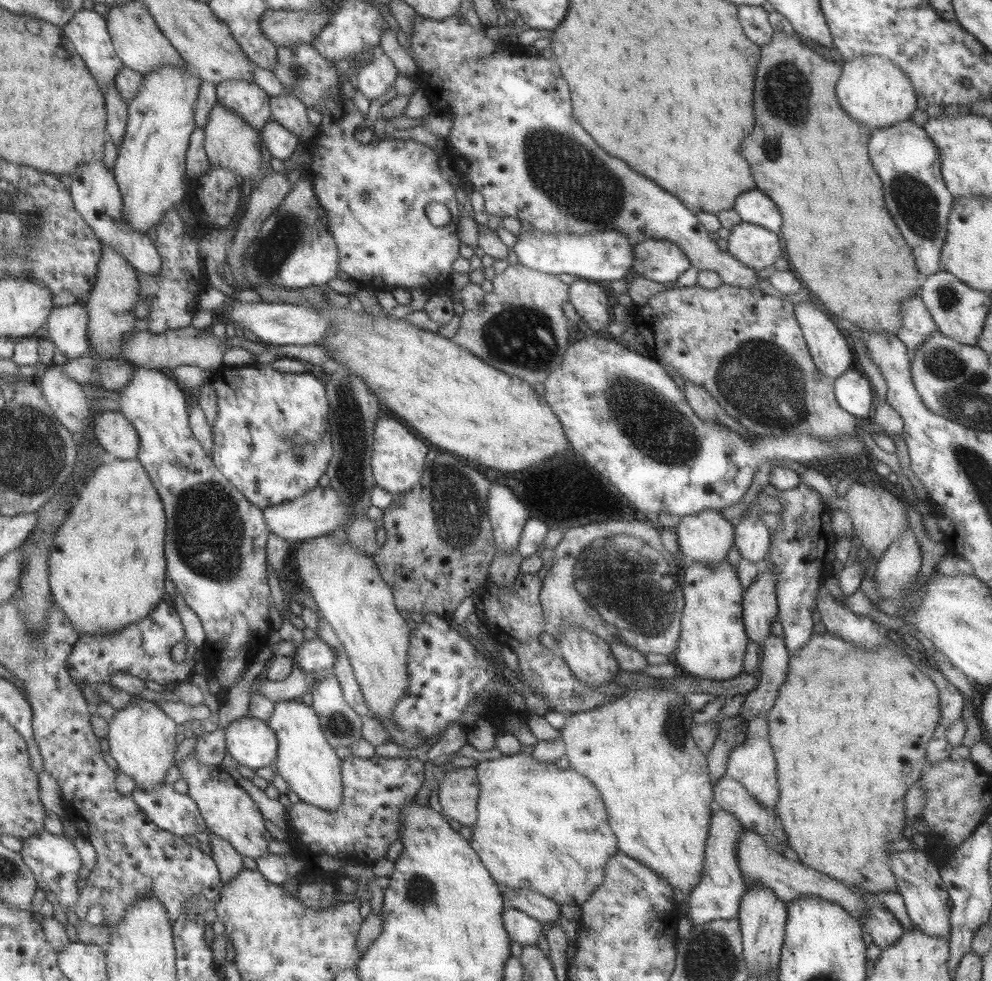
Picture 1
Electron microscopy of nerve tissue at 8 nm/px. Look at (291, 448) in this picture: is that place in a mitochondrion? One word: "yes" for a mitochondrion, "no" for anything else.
yes

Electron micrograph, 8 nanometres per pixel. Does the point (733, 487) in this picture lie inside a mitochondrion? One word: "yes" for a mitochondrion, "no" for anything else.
no

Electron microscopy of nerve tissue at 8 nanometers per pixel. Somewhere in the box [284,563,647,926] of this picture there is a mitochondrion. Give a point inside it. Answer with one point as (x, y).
(421, 892)

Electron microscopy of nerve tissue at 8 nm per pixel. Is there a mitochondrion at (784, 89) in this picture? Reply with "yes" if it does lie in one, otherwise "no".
yes

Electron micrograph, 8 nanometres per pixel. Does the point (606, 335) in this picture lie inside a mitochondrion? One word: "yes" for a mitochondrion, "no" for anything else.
no

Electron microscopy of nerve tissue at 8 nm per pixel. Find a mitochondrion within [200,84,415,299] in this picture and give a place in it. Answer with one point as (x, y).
(285, 235)

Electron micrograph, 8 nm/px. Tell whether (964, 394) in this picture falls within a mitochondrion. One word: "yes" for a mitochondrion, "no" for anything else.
yes

